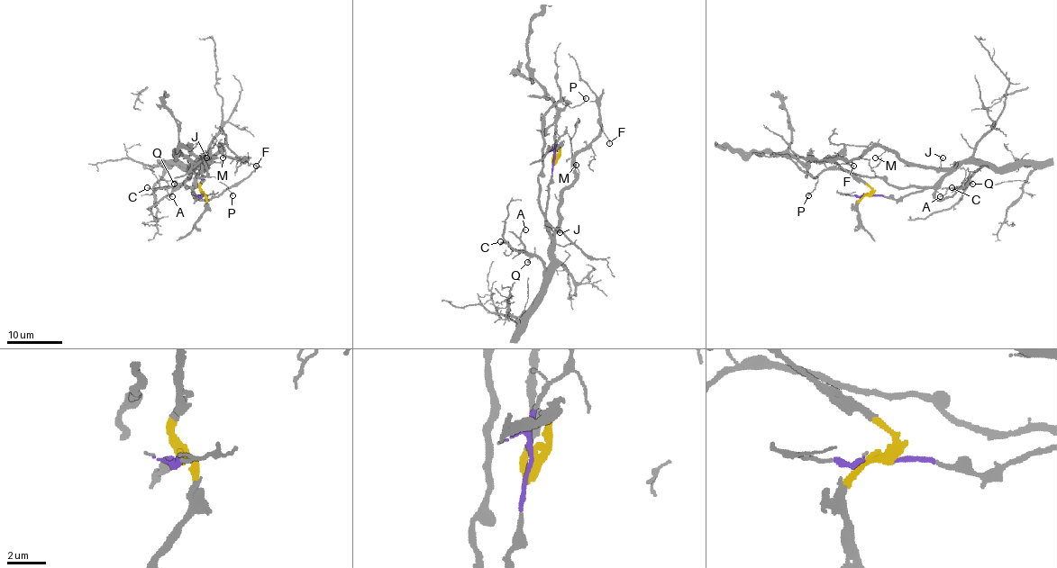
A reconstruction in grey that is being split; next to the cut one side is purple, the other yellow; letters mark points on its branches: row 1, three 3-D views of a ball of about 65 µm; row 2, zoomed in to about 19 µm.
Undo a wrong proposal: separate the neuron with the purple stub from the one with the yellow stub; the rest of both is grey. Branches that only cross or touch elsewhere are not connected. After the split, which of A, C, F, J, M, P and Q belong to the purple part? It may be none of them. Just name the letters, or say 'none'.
A, C, F, J, M, P, Q

